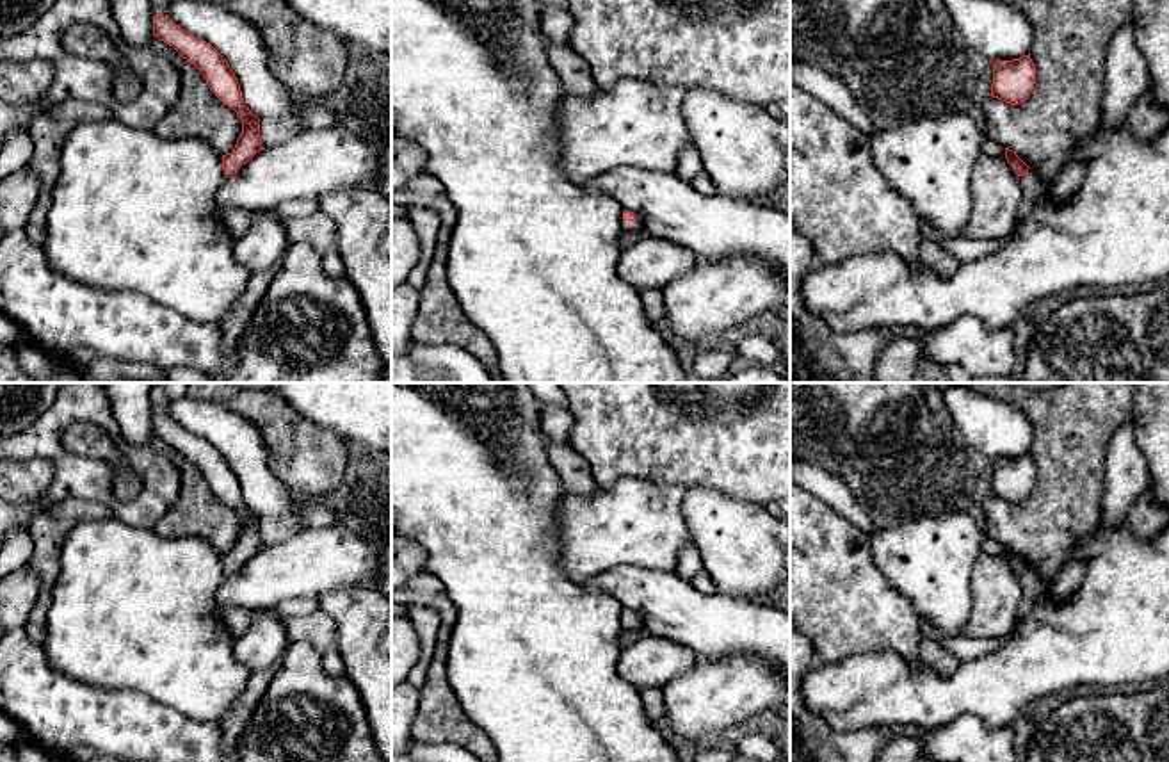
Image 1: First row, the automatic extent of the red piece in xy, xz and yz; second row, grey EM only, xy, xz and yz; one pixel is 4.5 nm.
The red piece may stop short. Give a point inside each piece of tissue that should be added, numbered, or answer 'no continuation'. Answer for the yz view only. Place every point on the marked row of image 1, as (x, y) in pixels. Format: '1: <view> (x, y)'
1: yz (1031, 184)

